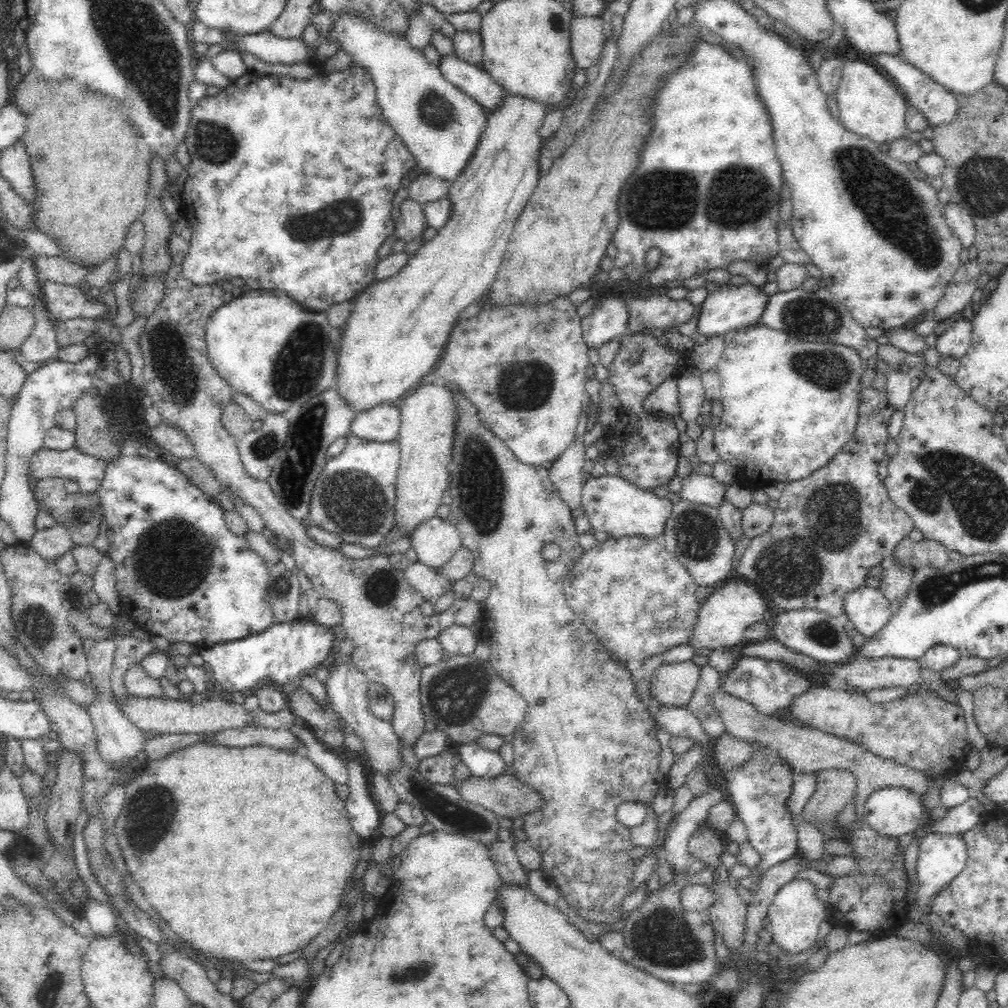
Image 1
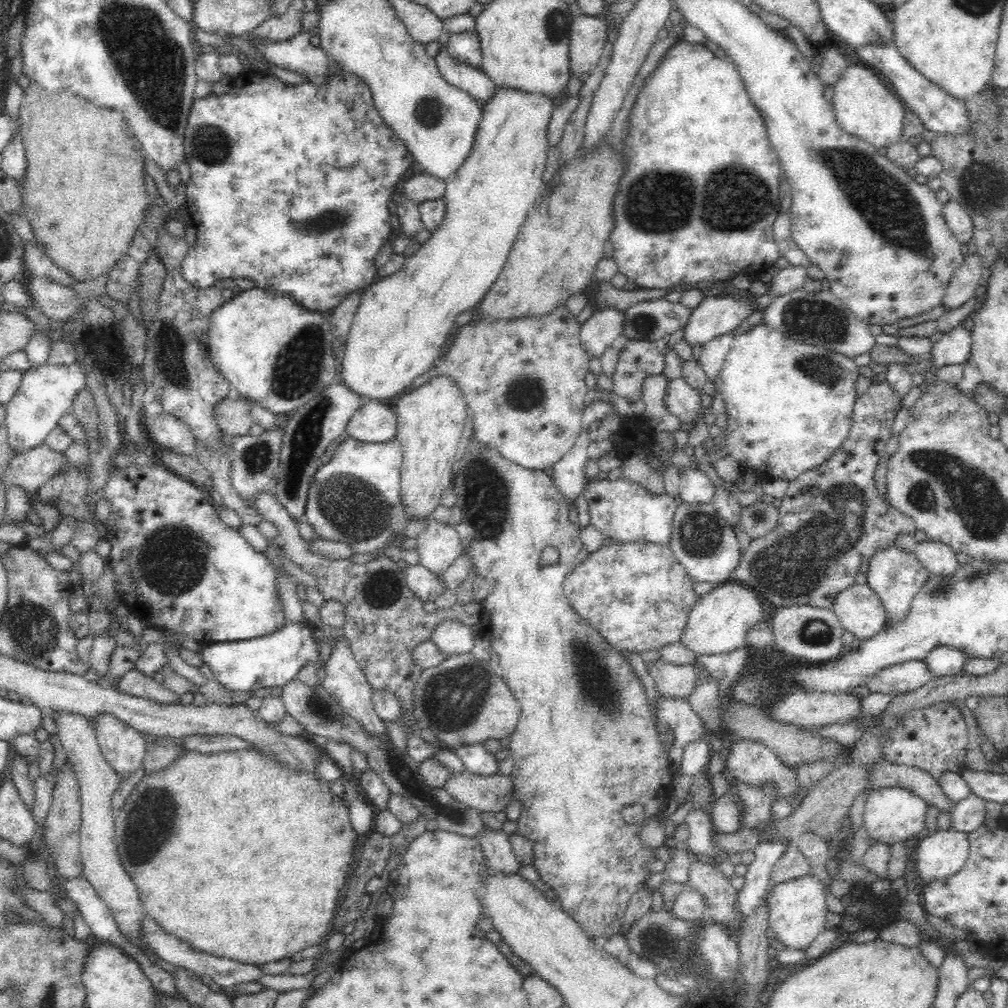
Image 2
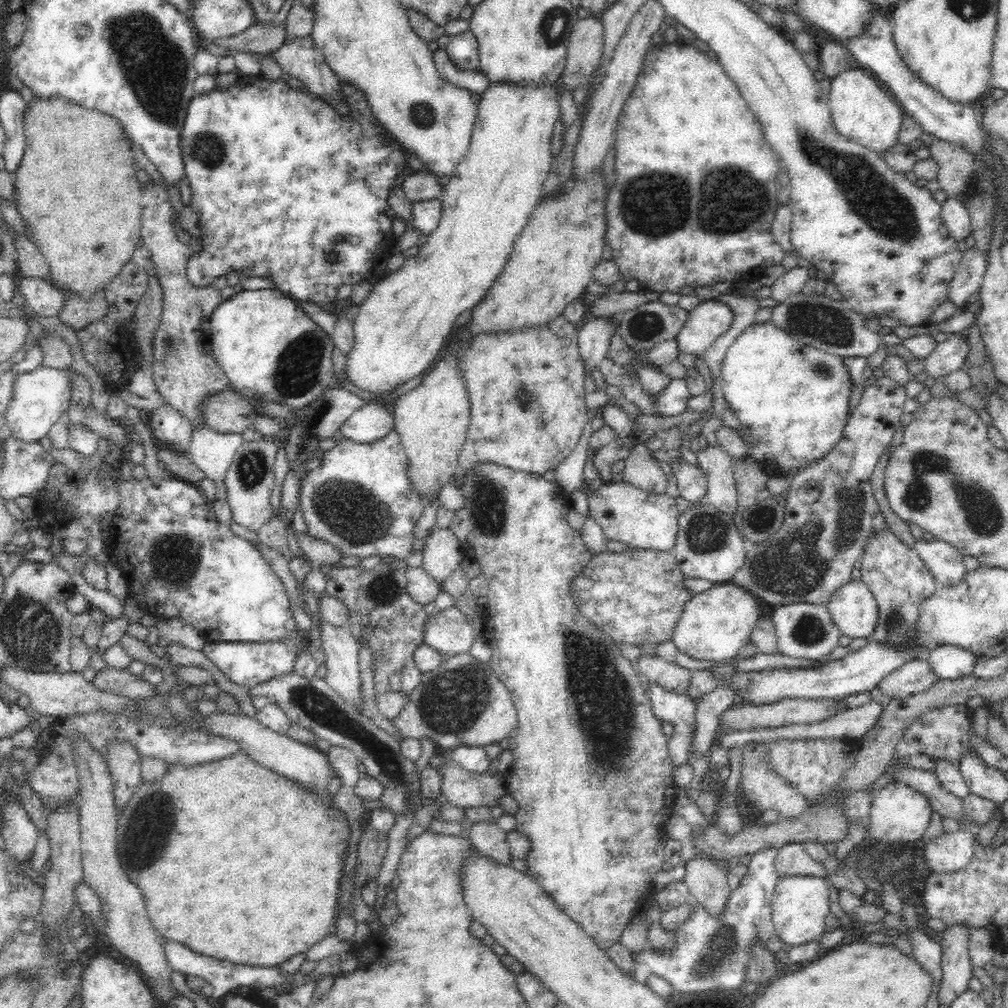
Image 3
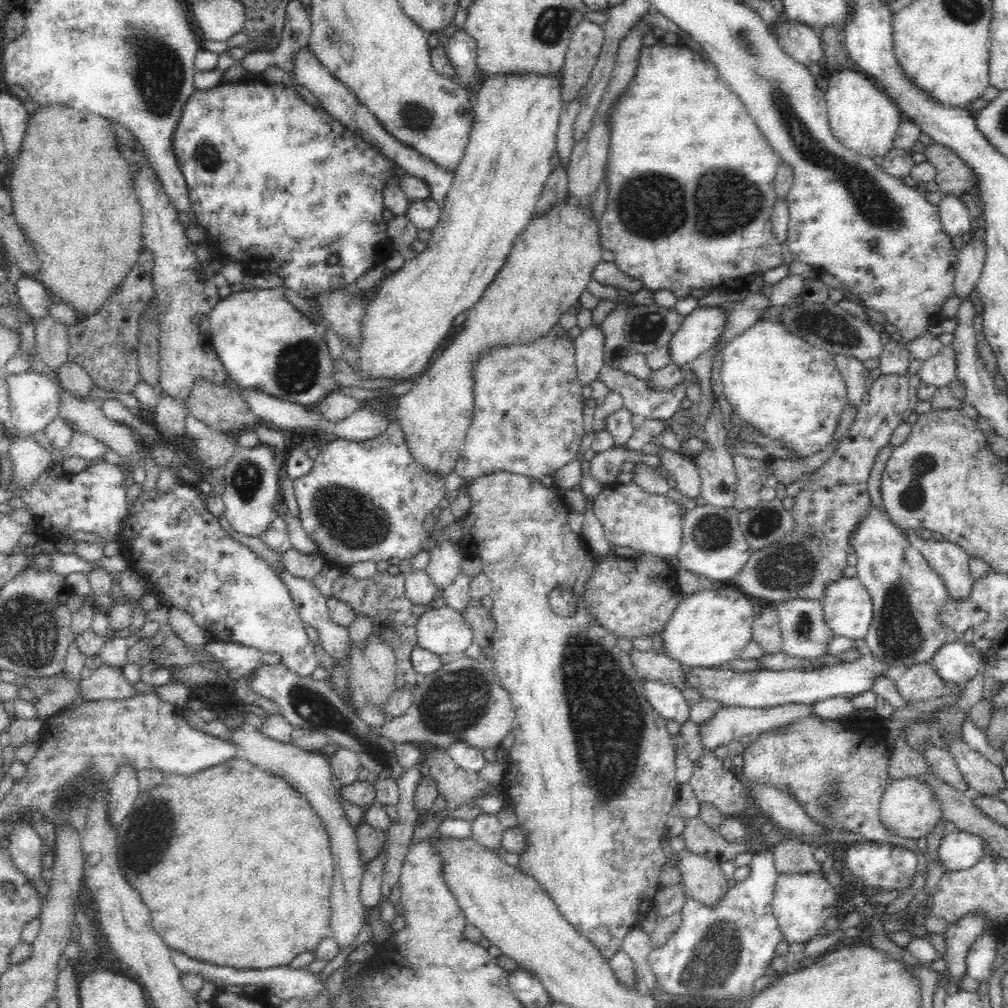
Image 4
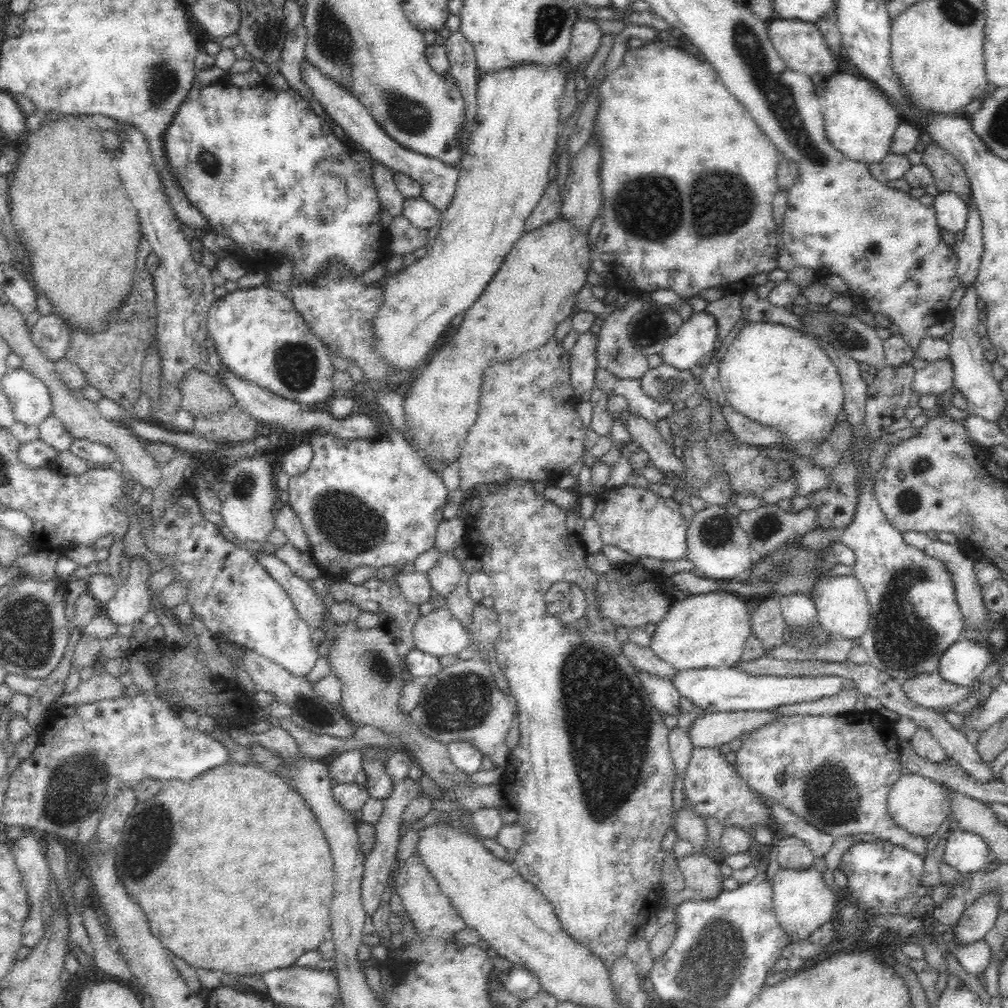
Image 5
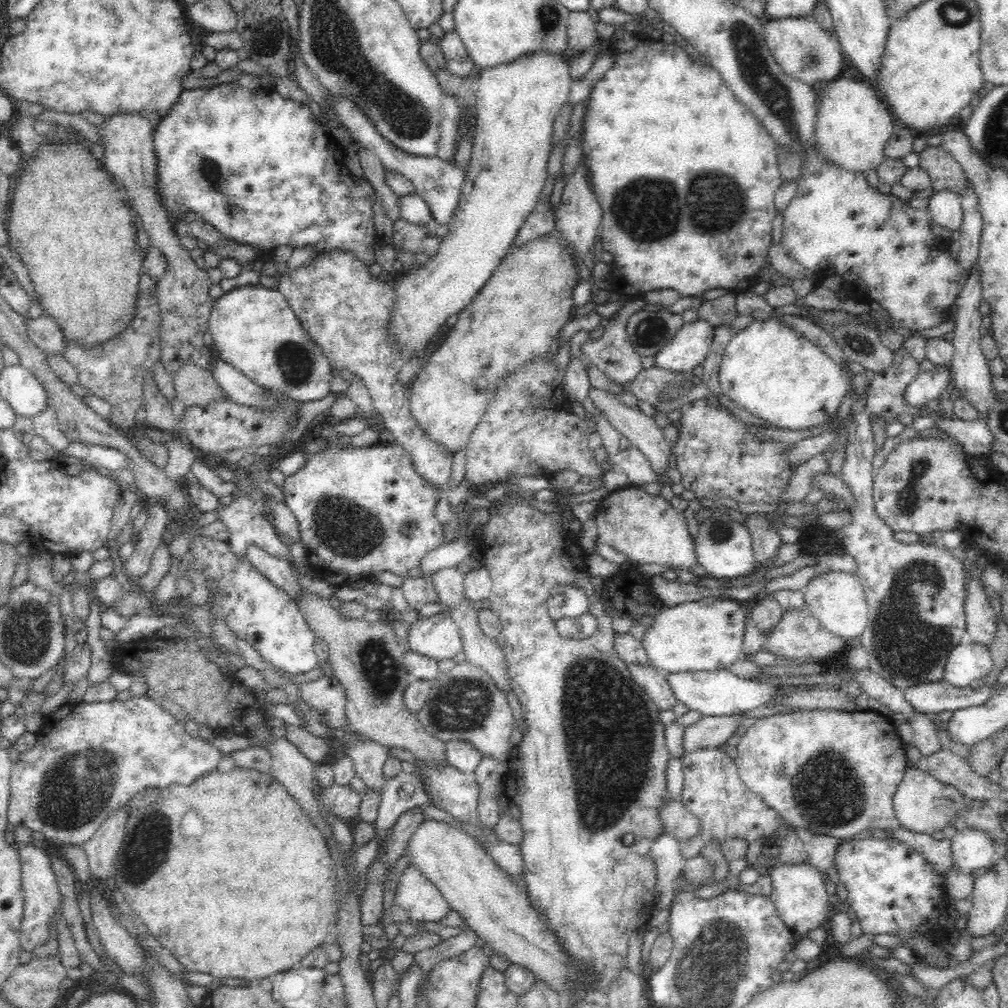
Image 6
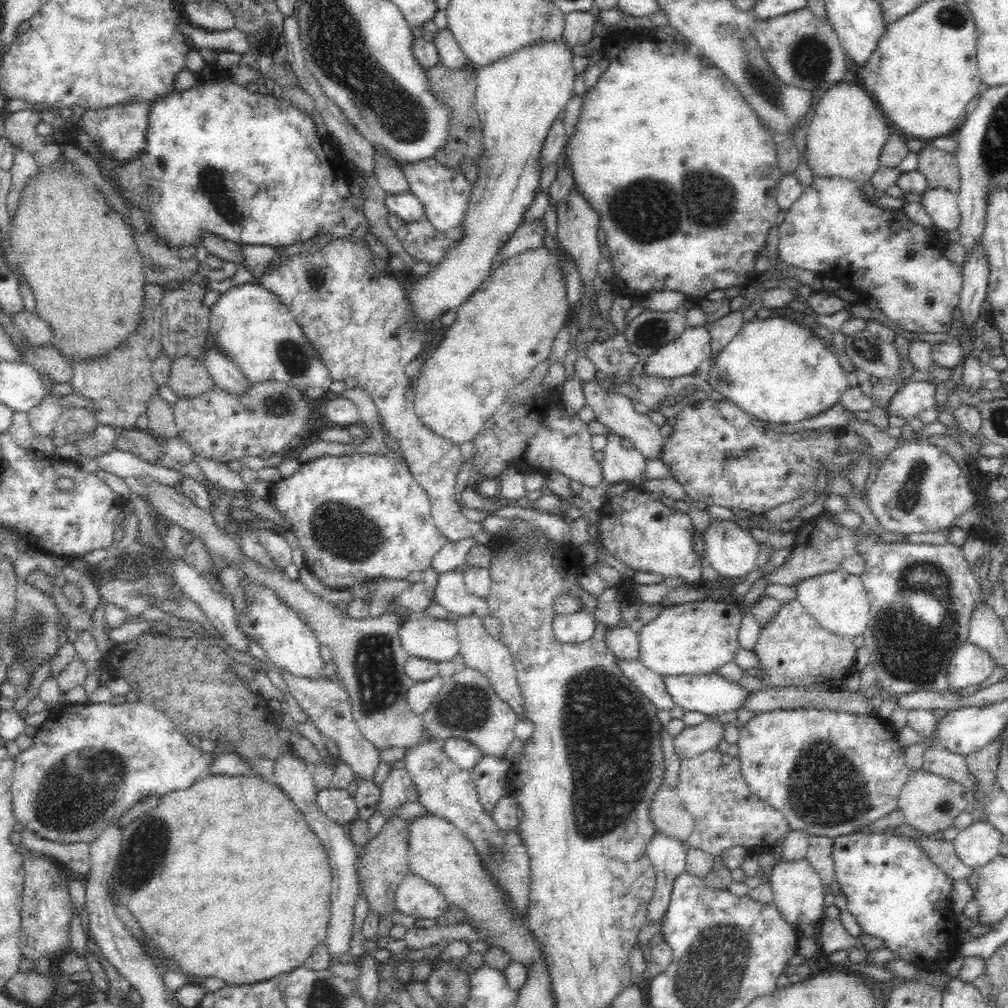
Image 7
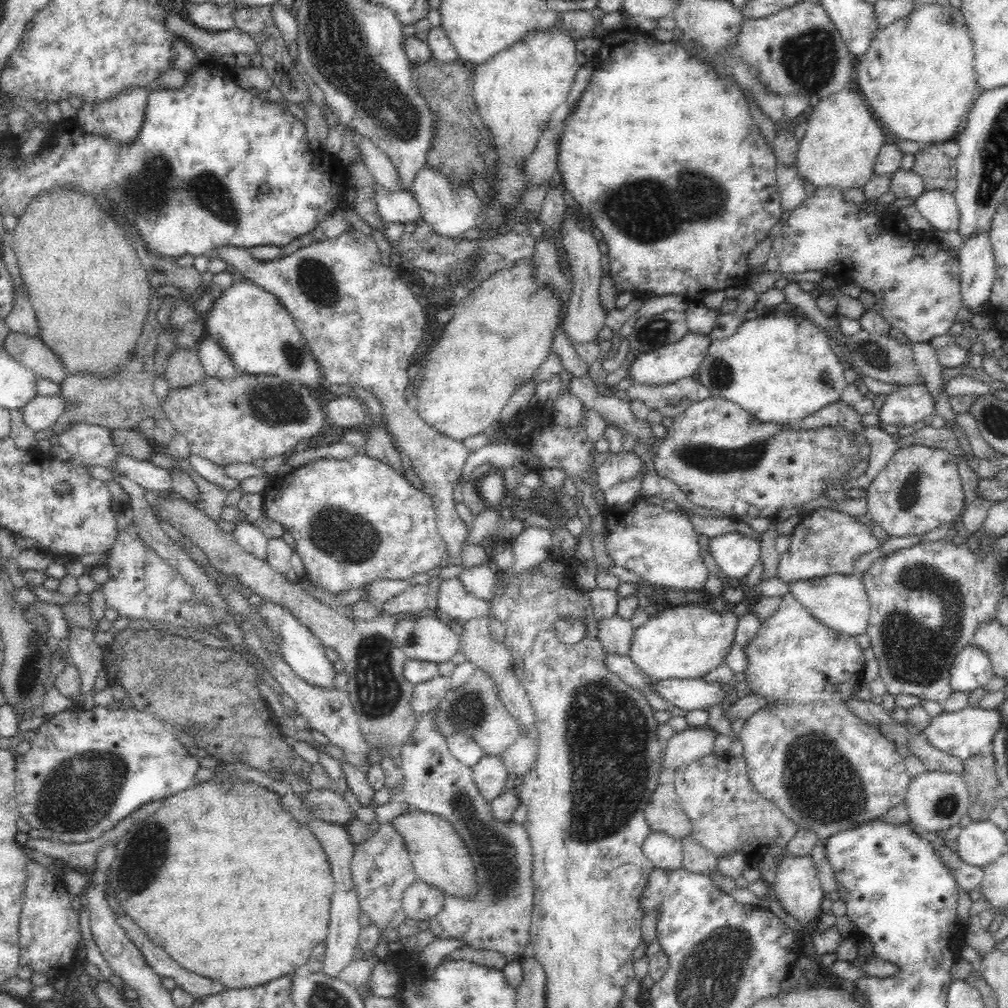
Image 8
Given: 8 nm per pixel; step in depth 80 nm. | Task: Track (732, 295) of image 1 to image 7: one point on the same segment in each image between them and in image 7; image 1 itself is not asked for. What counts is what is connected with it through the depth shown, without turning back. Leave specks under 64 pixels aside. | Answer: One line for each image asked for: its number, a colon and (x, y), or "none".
2: (714, 316)
3: (707, 321)
4: (697, 334)
5: (695, 338)
6: (689, 349)
7: (691, 350)

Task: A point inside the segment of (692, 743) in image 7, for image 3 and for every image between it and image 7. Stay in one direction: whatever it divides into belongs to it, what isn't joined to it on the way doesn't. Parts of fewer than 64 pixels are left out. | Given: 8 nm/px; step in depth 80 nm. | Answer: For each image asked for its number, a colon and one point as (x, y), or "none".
3: (740, 717)
4: (728, 724)
5: (712, 730)
6: (710, 732)

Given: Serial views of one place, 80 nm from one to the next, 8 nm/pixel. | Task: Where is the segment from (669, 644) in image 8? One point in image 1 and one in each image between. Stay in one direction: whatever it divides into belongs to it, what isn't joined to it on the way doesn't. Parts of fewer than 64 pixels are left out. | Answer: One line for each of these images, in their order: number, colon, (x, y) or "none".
1: (723, 617)
2: (719, 621)
3: (714, 625)
4: (709, 628)
5: (705, 630)
6: (705, 635)
7: (694, 638)

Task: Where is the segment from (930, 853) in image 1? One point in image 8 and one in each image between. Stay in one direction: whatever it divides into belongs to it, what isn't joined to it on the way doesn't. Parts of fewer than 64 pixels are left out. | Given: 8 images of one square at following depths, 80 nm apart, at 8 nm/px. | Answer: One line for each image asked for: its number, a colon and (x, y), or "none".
2: (941, 854)
3: (950, 852)
4: (959, 850)
5: (966, 852)
6: (971, 849)
7: (978, 844)
8: (981, 842)

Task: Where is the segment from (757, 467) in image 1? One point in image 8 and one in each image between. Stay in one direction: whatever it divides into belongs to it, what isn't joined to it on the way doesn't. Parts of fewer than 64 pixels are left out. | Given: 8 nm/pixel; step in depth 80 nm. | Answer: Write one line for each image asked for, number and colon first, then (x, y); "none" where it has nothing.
2: (789, 404)
3: (792, 399)
4: (790, 390)
5: (773, 374)
6: (769, 369)
7: (777, 370)
8: (780, 368)

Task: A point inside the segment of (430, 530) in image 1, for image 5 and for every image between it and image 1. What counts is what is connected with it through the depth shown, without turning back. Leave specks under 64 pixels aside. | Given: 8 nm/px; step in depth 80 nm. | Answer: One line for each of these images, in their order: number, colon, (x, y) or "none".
2: (439, 545)
3: (442, 552)
4: (444, 566)
5: (444, 577)

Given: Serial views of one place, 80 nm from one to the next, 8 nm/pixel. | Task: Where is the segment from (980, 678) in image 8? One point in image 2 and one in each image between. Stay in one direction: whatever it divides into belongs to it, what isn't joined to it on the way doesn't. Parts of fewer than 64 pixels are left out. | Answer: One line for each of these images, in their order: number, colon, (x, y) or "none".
2: (943, 660)
3: (949, 662)
4: (957, 662)
5: (964, 661)
6: (967, 662)
7: (970, 665)

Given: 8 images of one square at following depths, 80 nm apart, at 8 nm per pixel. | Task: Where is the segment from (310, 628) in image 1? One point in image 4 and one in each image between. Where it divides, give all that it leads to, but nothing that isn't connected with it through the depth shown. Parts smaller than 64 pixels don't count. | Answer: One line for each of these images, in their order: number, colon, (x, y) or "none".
2: (267, 662)
3: (247, 664)
4: (238, 659)

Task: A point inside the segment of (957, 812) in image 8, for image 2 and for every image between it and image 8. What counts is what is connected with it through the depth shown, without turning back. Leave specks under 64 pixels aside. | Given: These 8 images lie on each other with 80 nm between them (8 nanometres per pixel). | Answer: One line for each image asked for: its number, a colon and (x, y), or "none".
2: (892, 814)
3: (901, 814)
4: (909, 808)
5: (919, 805)
6: (923, 804)
7: (930, 803)

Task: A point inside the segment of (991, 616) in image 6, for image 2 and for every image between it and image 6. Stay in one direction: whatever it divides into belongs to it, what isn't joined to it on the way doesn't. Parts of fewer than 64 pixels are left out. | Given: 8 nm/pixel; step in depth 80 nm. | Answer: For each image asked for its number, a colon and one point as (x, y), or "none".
2: (939, 559)
3: (946, 562)
4: (950, 561)
5: (969, 593)

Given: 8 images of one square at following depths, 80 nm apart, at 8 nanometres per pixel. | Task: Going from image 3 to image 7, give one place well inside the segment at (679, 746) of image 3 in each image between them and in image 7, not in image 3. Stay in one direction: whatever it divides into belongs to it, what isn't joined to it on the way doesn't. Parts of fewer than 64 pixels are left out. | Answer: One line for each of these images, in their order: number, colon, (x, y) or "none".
4: (666, 699)
5: (661, 691)
6: (653, 681)
7: (650, 685)

